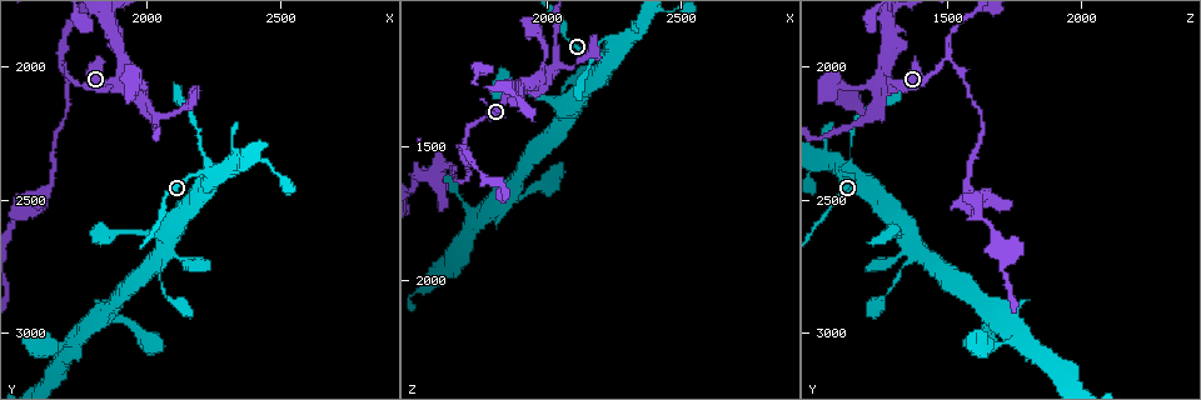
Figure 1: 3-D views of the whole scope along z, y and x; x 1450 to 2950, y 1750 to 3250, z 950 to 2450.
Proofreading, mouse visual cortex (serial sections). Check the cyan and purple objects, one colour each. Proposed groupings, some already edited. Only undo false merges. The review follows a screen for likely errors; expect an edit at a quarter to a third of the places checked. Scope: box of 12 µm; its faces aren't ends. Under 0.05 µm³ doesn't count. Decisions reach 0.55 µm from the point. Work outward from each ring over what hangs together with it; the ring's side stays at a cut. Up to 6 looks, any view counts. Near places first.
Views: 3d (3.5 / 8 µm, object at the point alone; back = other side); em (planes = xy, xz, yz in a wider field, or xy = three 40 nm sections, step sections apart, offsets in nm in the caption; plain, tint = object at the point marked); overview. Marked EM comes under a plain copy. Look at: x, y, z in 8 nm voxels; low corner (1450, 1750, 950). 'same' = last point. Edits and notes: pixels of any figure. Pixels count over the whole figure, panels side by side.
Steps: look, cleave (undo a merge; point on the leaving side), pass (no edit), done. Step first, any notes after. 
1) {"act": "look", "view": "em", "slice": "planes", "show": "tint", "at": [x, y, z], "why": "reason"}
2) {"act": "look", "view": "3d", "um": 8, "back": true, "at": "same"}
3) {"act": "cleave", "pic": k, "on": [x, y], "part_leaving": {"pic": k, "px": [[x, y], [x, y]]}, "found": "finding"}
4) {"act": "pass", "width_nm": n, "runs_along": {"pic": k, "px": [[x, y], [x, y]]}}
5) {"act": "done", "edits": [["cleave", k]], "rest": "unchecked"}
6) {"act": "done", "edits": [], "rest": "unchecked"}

{"act": "look", "view": "em", "slice": "planes", "show": "tint", "at": [2210, 2310, 1150], "why": "narrows sharply"}

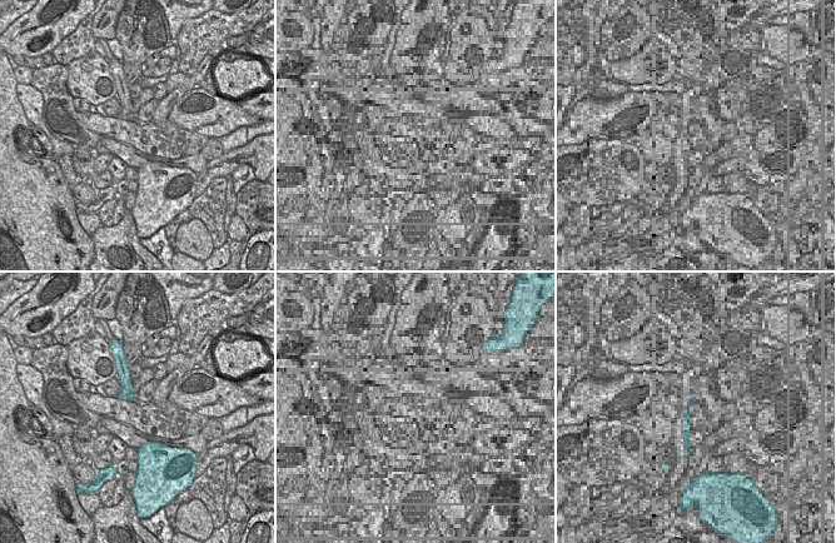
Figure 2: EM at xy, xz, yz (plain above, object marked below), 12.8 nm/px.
{"act": "look", "view": "3d", "um": 3.5, "at": "same"}

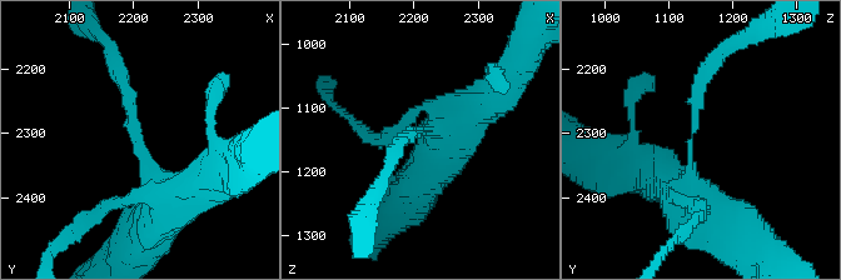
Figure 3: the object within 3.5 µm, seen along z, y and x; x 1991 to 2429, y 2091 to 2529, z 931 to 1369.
{"act": "pass", "found": "all the same cell"}

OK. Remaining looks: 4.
{"act": "look", "view": "3d", "um": 3.5, "at": [1950, 2070, 1280], "why": "abrupt turn"}

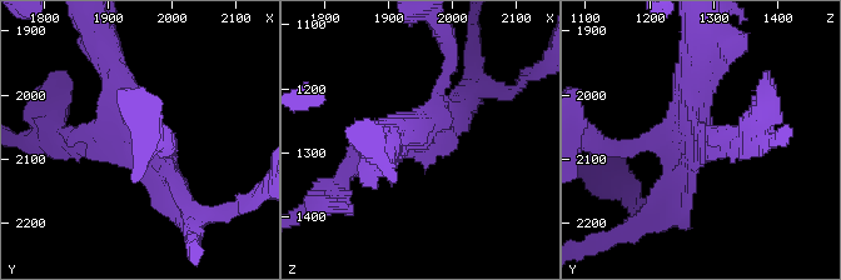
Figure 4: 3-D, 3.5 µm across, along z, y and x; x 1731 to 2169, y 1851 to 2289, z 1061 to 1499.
{"act": "look", "view": "em", "slice": "xy", "step": 2, "show": "tint", "at": "same", "arms": 4, "arm_widths_nm": [150, 200, 300, 400], "why": "now the EM"}

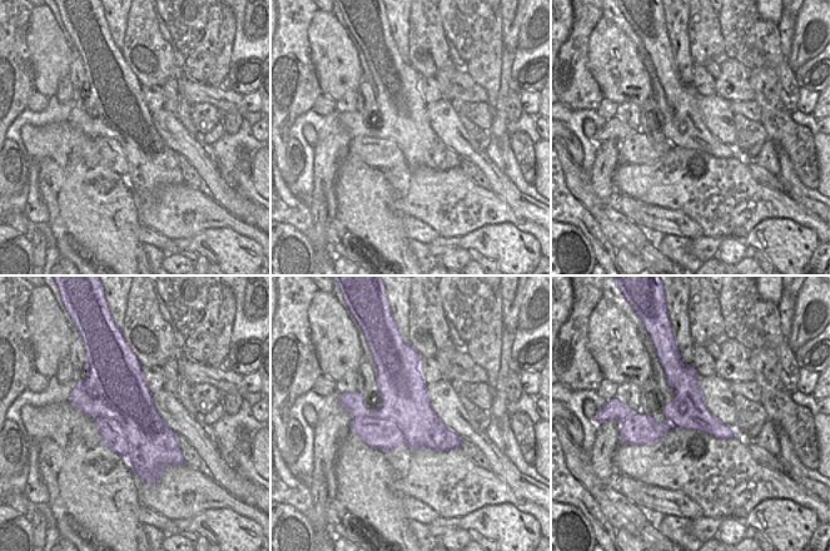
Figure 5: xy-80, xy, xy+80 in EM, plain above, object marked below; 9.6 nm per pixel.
{"act": "pass", "width_nm": 550, "runs_along": {"pic": 4, "px": [[68, 136], [144, 140], [179, 201]]}, "found": "one cell here"}

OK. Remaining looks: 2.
{"act": "look", "view": "3d", "um": 3.5, "at": [1680, 1970, 1500], "why": "branch point"}

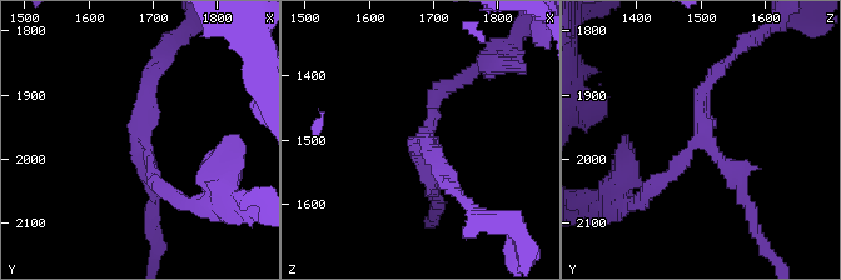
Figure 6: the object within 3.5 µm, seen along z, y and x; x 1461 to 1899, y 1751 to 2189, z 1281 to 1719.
{"act": "look", "view": "em", "slice": "xy", "step": 5, "show": "tint", "at": [1685, 1970, 1500], "arms": 3, "arm_widths_nm": [200, 200, 200]}

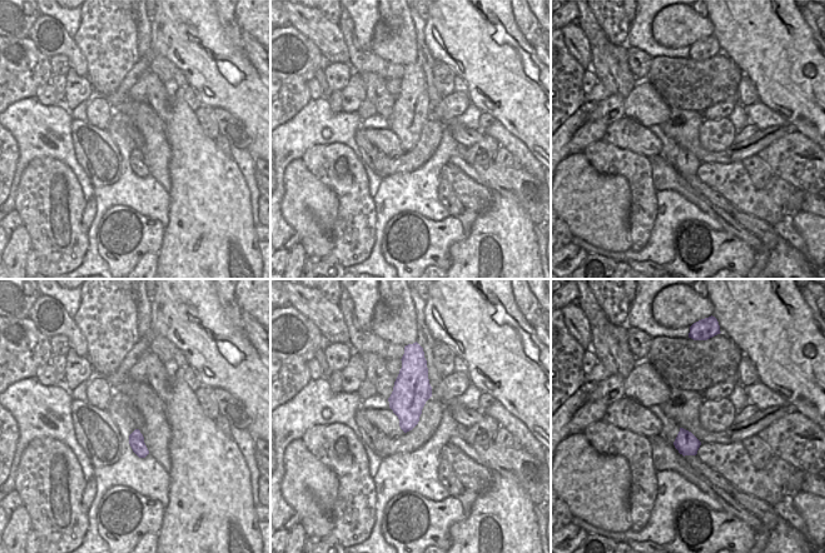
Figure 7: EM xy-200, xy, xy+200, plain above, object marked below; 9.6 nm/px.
{"act": "cleave", "pic": 6, "on": [705, 109], "found": "two cells meet here"}

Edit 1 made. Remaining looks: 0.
{"act": "done", "edits": [["cleave", 6]], "rest": "unchecked"}

